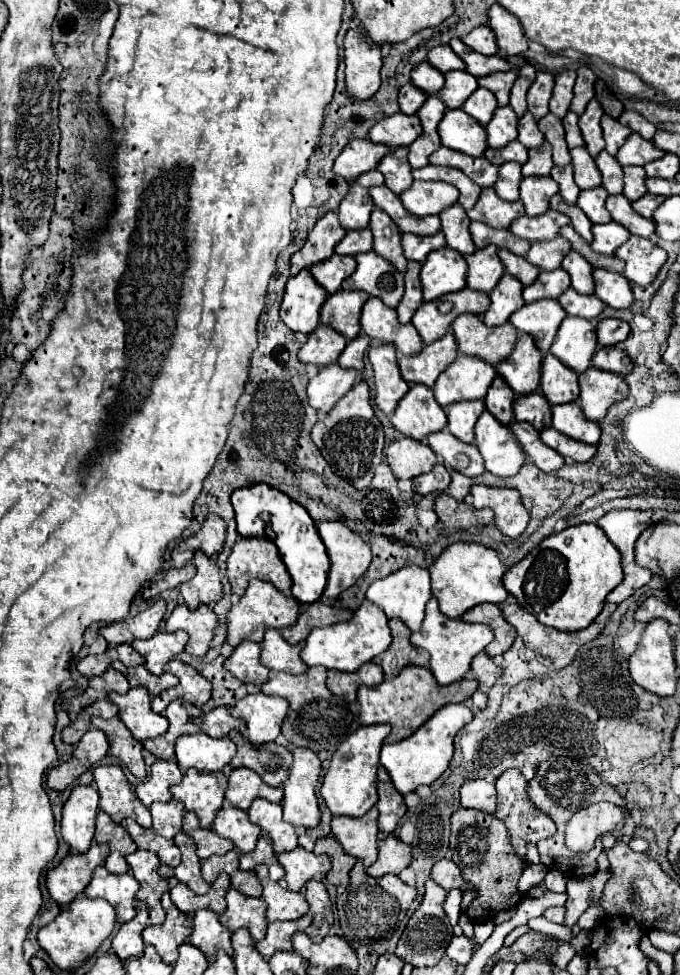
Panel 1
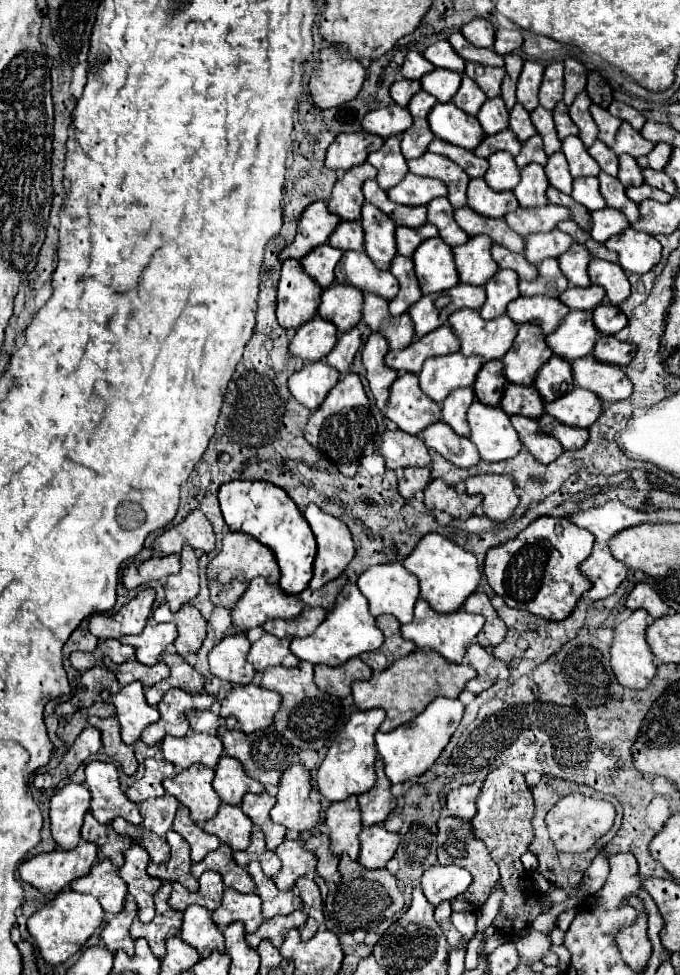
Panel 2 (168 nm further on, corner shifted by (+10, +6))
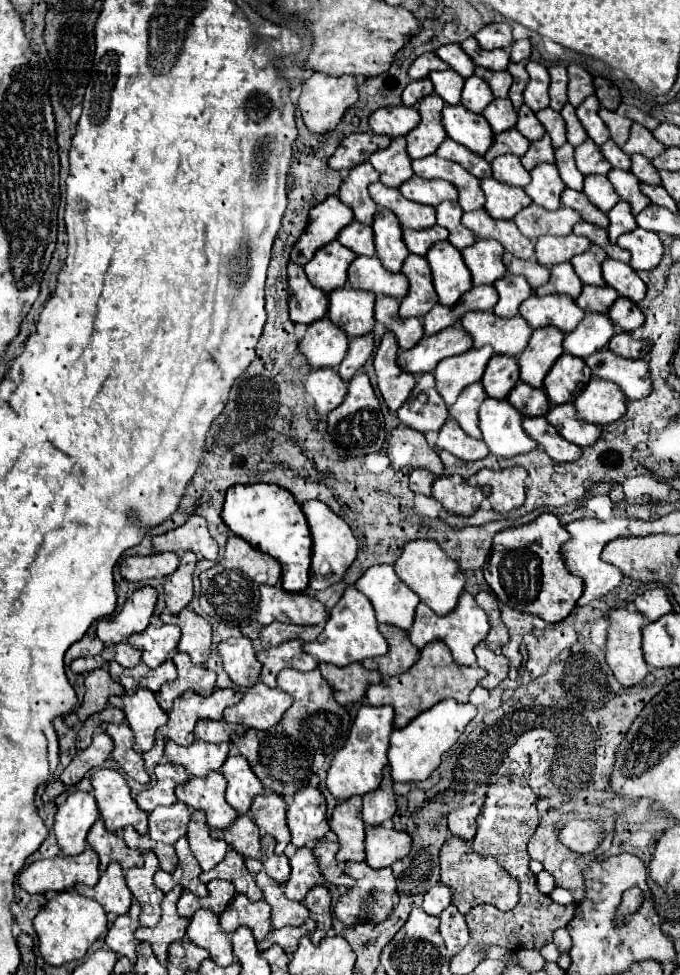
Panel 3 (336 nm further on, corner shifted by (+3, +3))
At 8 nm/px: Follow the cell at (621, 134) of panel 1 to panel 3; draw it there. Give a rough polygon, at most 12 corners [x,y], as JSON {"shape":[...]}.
{"shape":[[600,108],[600,118],[610,138],[624,146],[632,120],[612,110]]}

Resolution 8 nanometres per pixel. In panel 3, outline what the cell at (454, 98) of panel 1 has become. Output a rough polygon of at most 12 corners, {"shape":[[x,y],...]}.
{"shape":[[454,70],[432,72],[434,92],[458,104],[464,78]]}

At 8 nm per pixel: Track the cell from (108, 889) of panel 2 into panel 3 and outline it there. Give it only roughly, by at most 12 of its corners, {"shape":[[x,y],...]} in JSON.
{"shape":[[118,862],[90,888],[106,912],[126,914],[132,892]]}

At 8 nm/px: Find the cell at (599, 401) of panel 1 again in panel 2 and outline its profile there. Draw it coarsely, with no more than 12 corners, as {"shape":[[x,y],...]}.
{"shape":[[593,355],[573,361],[579,387],[603,403],[627,399],[633,383],[621,367]]}

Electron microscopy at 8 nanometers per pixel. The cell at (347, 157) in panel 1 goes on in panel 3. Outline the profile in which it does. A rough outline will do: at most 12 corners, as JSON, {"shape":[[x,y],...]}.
{"shape":[[350,134],[330,156],[334,170],[352,170],[372,152],[390,144],[388,136]]}

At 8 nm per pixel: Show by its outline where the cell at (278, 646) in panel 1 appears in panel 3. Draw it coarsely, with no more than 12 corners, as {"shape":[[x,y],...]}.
{"shape":[[298,638],[260,650],[260,680],[276,686],[282,668],[306,672],[318,666]]}

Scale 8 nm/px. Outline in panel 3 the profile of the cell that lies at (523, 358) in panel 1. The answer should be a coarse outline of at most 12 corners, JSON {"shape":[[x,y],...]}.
{"shape":[[554,326],[532,332],[518,356],[520,380],[542,388],[562,356],[564,334]]}

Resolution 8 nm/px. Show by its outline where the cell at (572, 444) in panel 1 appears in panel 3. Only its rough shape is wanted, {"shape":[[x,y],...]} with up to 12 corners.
{"shape":[[572,404],[554,406],[546,420],[572,444],[586,448],[600,426],[580,422]]}

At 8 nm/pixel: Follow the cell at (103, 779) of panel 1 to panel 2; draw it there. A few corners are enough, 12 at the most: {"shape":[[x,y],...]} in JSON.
{"shape":[[113,763],[85,767],[91,813],[141,825],[139,807],[119,789]]}

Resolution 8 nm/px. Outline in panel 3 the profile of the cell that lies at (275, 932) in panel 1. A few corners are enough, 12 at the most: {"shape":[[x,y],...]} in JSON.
{"shape":[[306,924],[270,930],[258,950],[278,944],[286,954],[292,954],[298,940],[306,936]]}

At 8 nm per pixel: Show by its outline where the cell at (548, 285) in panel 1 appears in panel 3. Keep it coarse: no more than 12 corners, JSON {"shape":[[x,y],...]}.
{"shape":[[570,262],[556,264],[536,296],[576,298],[582,282]]}

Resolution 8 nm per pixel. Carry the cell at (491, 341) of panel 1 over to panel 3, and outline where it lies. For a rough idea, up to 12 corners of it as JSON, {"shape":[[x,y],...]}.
{"shape":[[492,312],[460,318],[474,348],[496,354],[524,352],[532,328],[524,318]]}

